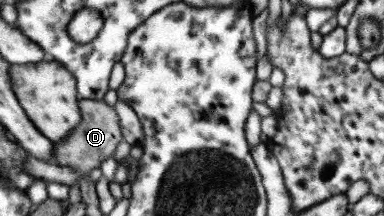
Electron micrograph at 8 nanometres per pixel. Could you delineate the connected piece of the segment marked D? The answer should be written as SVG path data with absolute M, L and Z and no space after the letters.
M79 99L78 106L81 116L78 124L62 140L53 143L52 154L53 162L56 165L69 166L75 170L76 174L83 175L92 168L98 167L105 158L112 157L116 144L122 138L122 132L113 107L106 104L102 99Z

